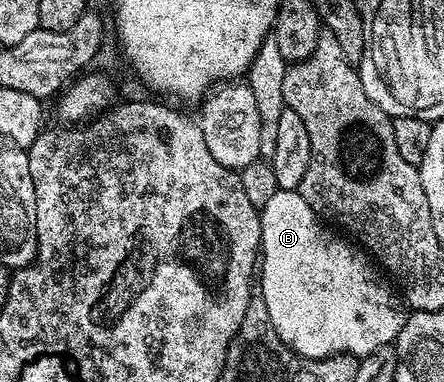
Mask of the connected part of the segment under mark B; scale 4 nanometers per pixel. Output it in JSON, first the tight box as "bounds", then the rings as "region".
{"bounds":[257,189,405,361],"region":[[[294,189],[276,191],[273,199],[269,199],[269,203],[265,203],[261,210],[259,222],[261,276],[257,285],[258,288],[259,285],[263,288],[261,296],[277,335],[294,353],[301,357],[310,357],[312,361],[336,355],[362,359],[394,343],[403,326],[405,313],[395,306],[390,291],[379,282],[380,270],[362,248],[356,247],[350,240],[328,228],[315,214],[313,207],[309,207],[309,203],[305,203],[302,195]]]}

